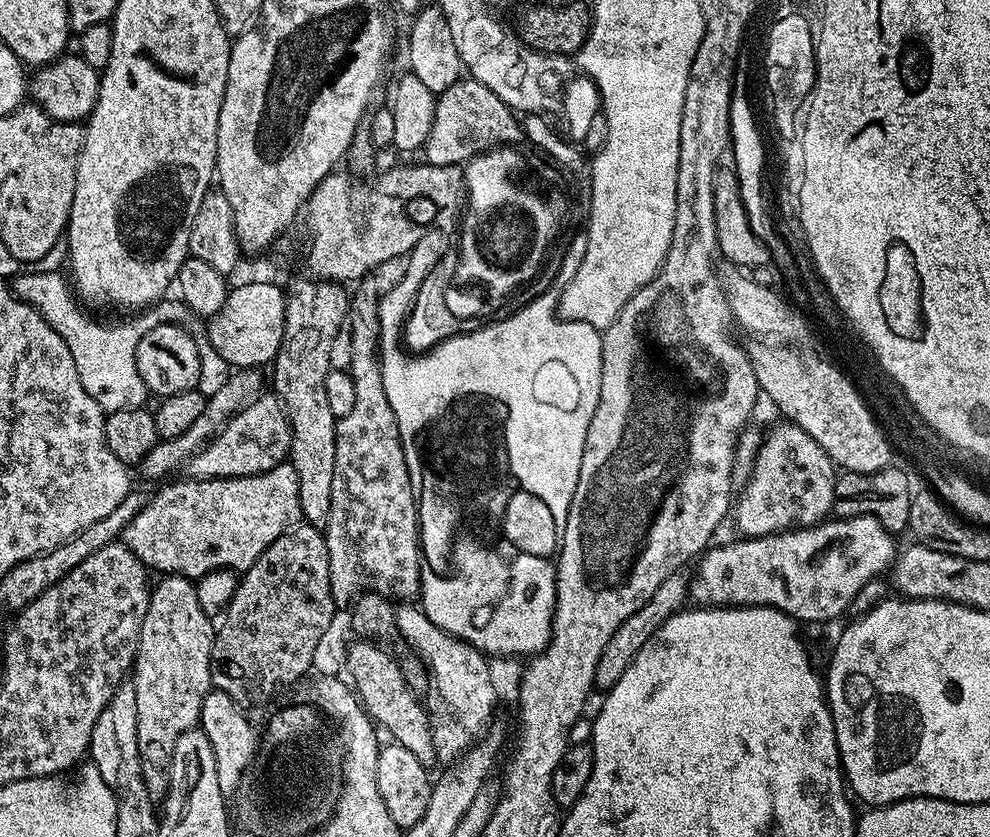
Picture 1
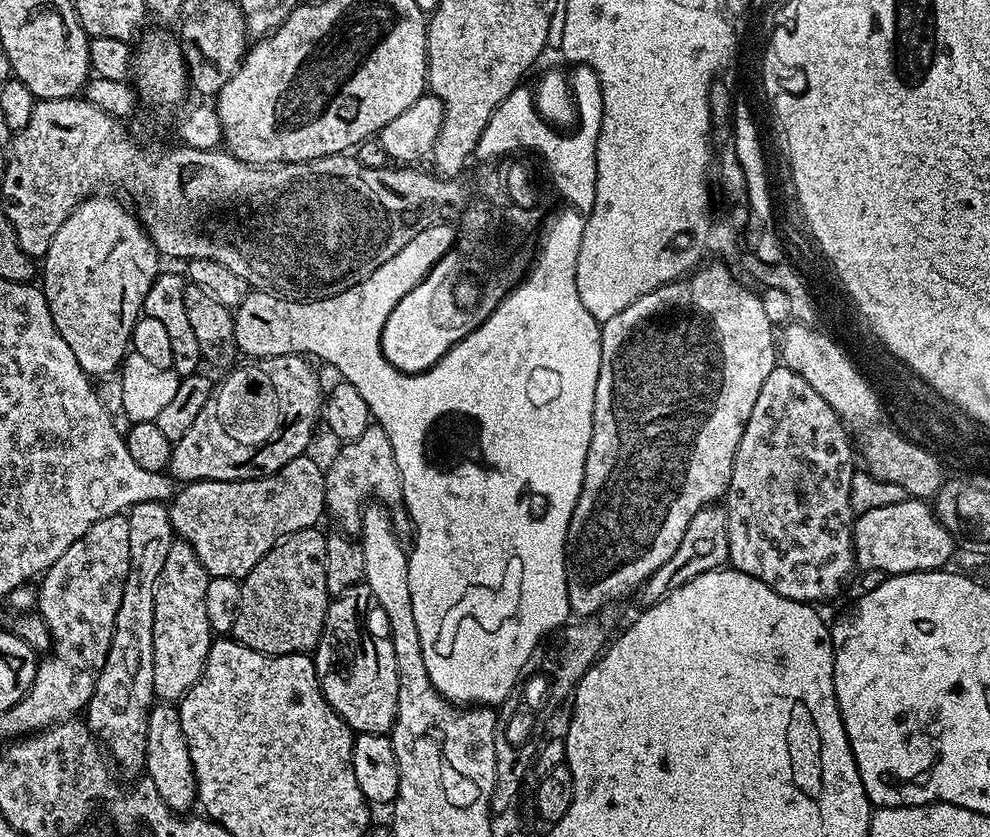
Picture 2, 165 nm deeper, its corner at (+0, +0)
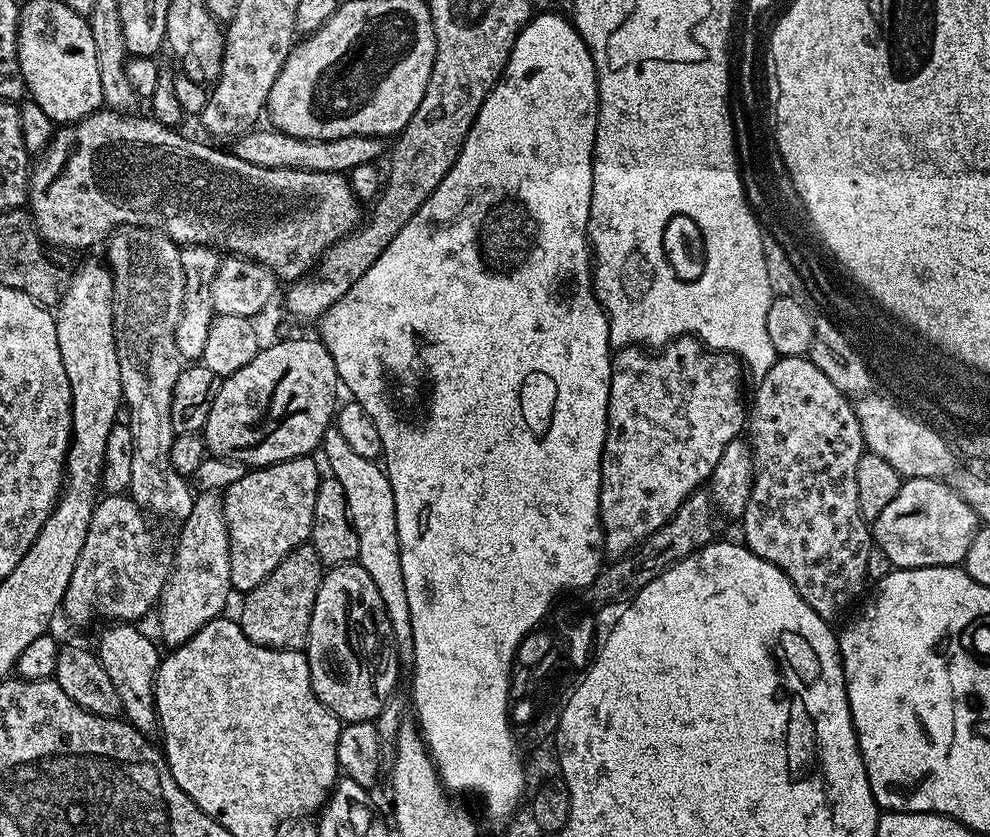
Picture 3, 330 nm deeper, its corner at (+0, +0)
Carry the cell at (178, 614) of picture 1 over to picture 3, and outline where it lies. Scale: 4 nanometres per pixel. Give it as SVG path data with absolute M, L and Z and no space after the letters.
M201 491L199 495L192 501L192 509L188 517L183 520L179 525L180 537L176 540L176 557L172 560L172 568L170 564L170 571L167 573L164 581L164 592L160 595L160 602L158 605L158 613L160 612L160 636L159 639L165 640L168 643L169 649L177 648L180 644L186 643L190 638L194 638L194 634L198 634L198 630L202 630L206 627L210 621L217 619L221 615L220 612L228 604L228 595L233 595L234 589L230 582L230 542L228 541L228 531L226 530L226 518L224 517L224 497L218 492L205 492Z

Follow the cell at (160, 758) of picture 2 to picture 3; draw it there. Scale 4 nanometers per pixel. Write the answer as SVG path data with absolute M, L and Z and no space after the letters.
M112 622L108 629L100 636L98 655L100 665L110 674L110 682L121 699L121 713L132 727L145 734L157 731L156 699L154 686L156 685L156 671L162 659L162 652L156 649L157 641L139 632L137 625L132 622Z

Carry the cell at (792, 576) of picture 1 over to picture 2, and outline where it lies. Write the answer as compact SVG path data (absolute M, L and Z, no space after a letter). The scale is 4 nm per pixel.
M915 498L859 513L852 526L852 541L857 569L882 570L887 574L940 570L954 553L952 535L936 516L933 505Z

